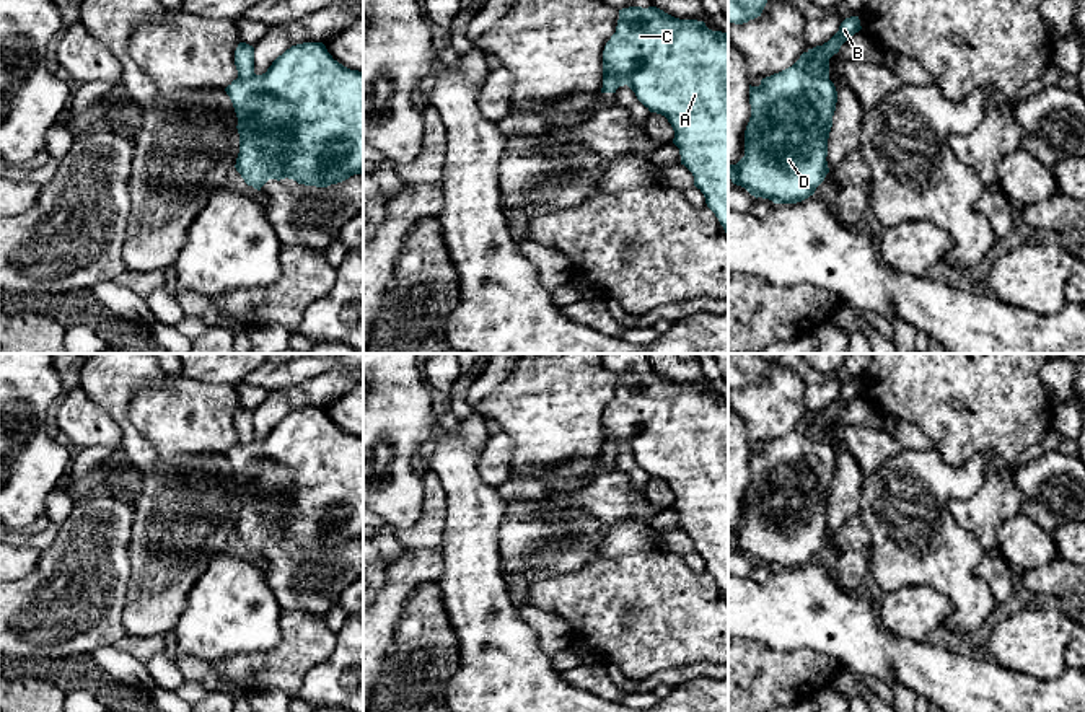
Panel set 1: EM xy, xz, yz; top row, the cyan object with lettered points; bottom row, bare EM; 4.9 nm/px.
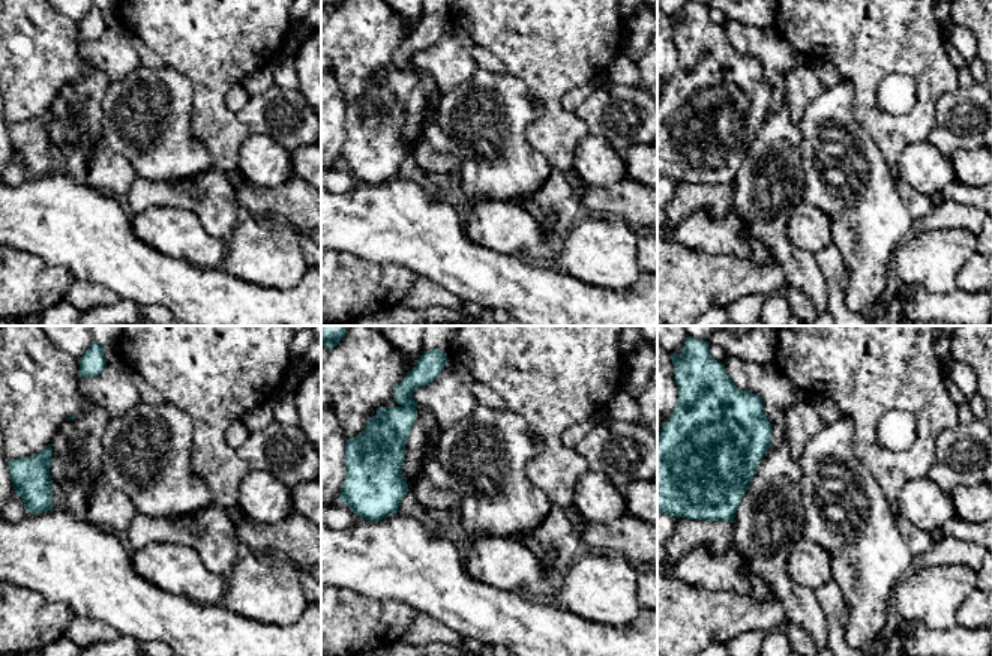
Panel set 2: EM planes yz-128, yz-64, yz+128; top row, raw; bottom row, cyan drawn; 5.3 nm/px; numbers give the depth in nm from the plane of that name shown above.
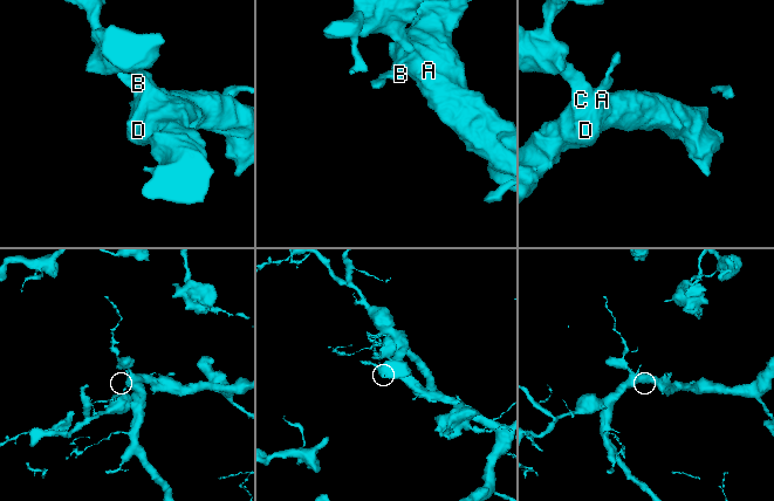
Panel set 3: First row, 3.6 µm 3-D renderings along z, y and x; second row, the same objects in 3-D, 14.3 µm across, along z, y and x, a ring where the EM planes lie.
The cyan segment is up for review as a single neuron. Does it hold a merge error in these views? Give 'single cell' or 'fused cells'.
fused cells

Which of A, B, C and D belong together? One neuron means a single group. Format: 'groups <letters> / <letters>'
groups A C D / B

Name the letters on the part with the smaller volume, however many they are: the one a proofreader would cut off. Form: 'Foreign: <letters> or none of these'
Foreign: B

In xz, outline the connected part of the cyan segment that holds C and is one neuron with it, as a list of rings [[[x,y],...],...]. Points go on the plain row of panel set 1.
[[[657,371],[622,373],[616,398],[603,415],[603,446],[606,440],[616,445],[617,453],[627,450],[650,477],[668,484],[681,530],[692,538],[694,551],[728,600],[728,399],[709,394],[704,386],[674,383]]]

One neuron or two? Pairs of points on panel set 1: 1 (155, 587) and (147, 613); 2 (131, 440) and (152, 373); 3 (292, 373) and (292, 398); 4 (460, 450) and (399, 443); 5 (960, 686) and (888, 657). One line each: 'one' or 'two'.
1: one
2: one
3: two
4: two
5: one

